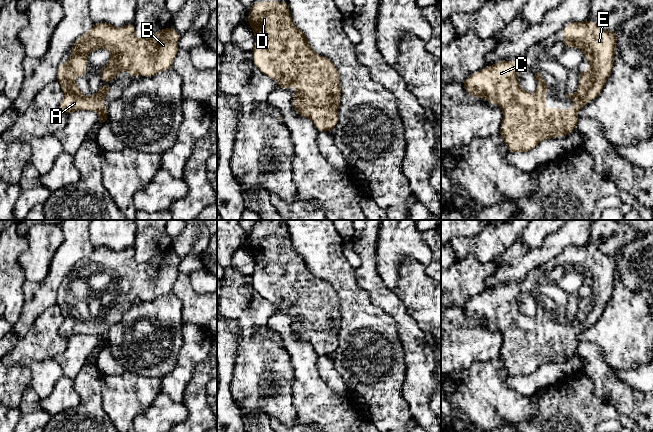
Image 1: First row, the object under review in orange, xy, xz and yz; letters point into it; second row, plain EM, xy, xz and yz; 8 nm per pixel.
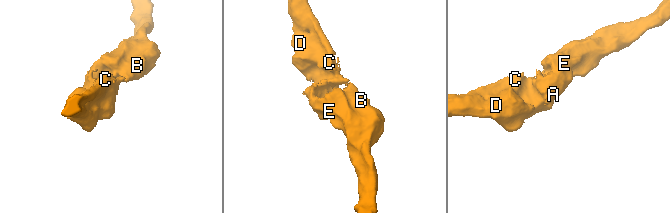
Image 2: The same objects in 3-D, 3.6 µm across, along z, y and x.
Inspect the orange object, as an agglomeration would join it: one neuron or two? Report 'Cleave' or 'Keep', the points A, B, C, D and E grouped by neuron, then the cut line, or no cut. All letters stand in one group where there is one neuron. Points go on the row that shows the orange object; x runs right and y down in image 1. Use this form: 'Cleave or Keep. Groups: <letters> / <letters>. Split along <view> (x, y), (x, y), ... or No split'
Keep. Groups: A B C D E. No split

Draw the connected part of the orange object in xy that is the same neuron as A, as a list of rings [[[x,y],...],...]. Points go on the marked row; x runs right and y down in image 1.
[[[94,23],[90,31],[80,36],[73,44],[71,55],[67,63],[61,62],[57,71],[57,81],[59,82],[64,98],[59,104],[59,109],[66,114],[74,111],[91,110],[100,114],[97,123],[107,123],[107,107],[102,99],[110,93],[111,87],[101,85],[99,91],[91,96],[84,96],[74,79],[86,74],[87,55],[100,48],[110,52],[110,59],[107,65],[100,69],[101,81],[114,81],[118,73],[125,70],[133,78],[136,75],[151,77],[172,67],[174,58],[178,52],[178,40],[180,35],[174,28],[167,27],[152,33],[150,36],[138,39],[135,34],[134,23],[122,27],[114,27],[108,23]]]

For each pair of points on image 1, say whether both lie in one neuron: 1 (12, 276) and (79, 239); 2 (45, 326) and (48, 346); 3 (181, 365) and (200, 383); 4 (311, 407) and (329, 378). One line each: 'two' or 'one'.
1: two
2: one
3: two
4: two

